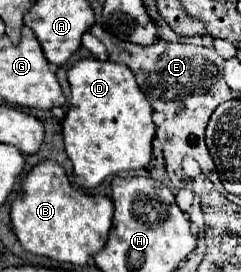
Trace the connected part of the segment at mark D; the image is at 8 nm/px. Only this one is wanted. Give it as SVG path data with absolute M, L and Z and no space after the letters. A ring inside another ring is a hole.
M78 60L68 72L72 90L70 110L62 122L62 138L68 158L74 164L74 184L84 190L96 188L106 176L140 170L152 156L152 106L138 90L132 70L112 60Z

